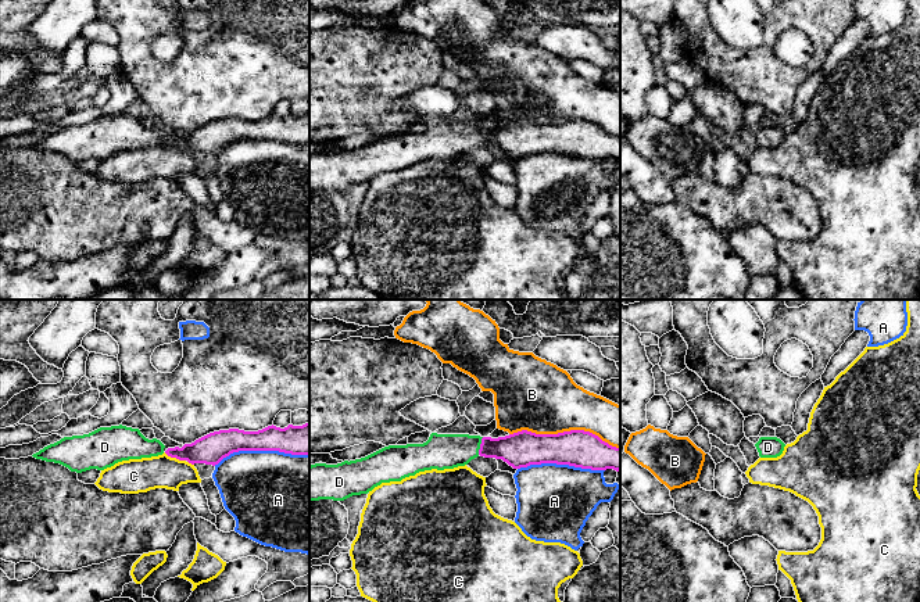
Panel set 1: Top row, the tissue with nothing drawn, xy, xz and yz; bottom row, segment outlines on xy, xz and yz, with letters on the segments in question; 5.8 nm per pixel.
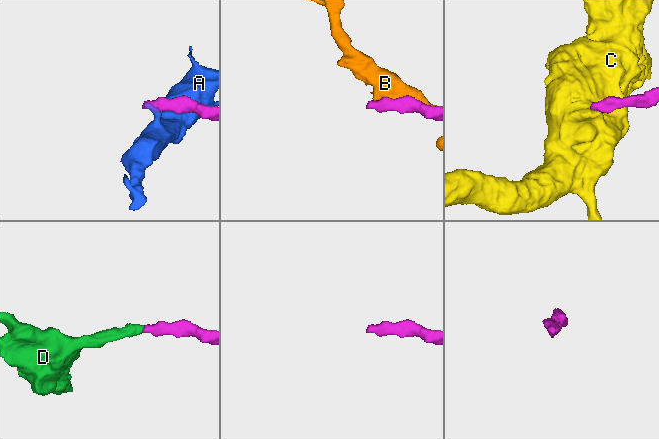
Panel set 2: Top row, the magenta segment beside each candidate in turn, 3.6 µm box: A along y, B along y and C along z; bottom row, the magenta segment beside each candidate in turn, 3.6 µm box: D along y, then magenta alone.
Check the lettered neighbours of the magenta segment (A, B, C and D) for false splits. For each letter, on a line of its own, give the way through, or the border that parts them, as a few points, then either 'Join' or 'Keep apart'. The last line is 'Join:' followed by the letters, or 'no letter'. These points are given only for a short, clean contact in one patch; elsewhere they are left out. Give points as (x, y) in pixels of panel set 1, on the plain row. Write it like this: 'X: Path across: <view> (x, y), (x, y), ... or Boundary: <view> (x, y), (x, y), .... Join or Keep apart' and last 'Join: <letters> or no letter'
A: Keep apart
B: Keep apart
C: Boundary: xy (164, 142), (185, 150). Keep apart
D: Path across: xz (523, 138), (490, 138), (480, 135), (441, 140). Join
Join: D

